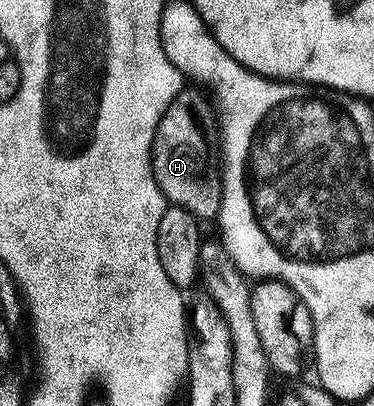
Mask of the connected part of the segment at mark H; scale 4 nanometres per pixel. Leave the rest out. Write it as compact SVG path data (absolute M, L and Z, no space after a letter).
M174 99L159 119L153 132L153 142L148 148L148 165L169 205L196 210L197 200L205 193L205 137L192 111L181 99Z

